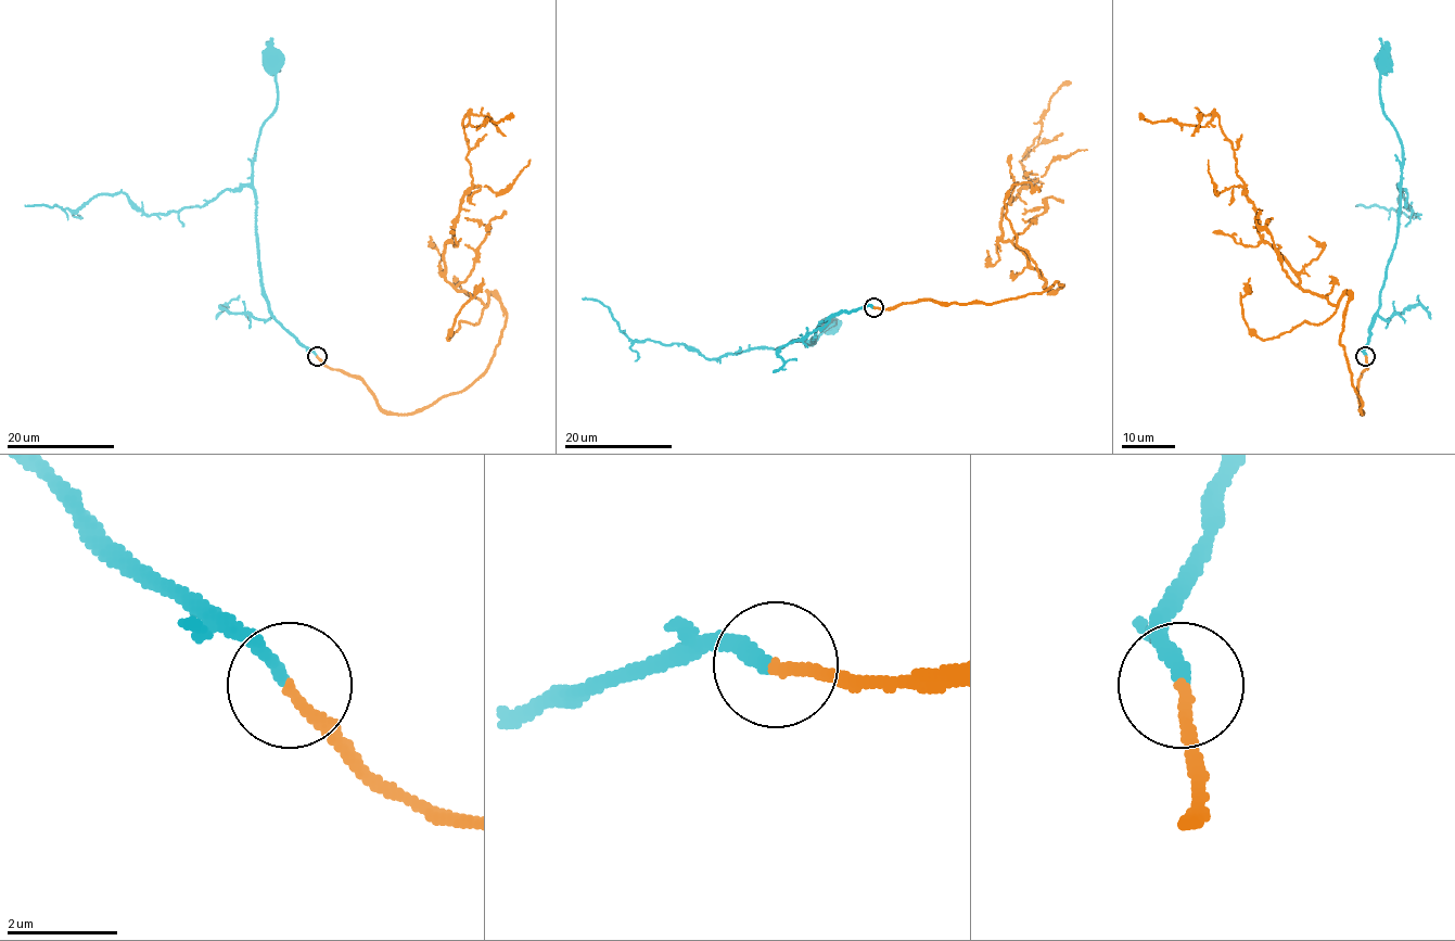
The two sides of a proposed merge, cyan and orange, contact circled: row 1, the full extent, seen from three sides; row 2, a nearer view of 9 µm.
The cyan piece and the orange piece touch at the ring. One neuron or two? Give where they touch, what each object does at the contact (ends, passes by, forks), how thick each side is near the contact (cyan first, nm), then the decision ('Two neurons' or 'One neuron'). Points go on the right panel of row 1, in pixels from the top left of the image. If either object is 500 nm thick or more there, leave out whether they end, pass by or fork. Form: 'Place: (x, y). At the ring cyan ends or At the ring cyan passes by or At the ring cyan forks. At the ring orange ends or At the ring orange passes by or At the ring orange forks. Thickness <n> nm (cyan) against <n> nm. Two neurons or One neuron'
Place: (1365, 356). At the ring cyan ends. At the ring orange ends. Thickness 260 nm (cyan) against 200 nm. One neuron

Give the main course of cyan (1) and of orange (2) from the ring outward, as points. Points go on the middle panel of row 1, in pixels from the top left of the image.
1: (873, 307), (840, 310), (818, 326), (809, 344), (834, 321), (828, 321)
2: (875, 307), (1063, 285), (1046, 287), (1002, 239), (1002, 211), (1029, 185), (1020, 161), (1070, 81)

